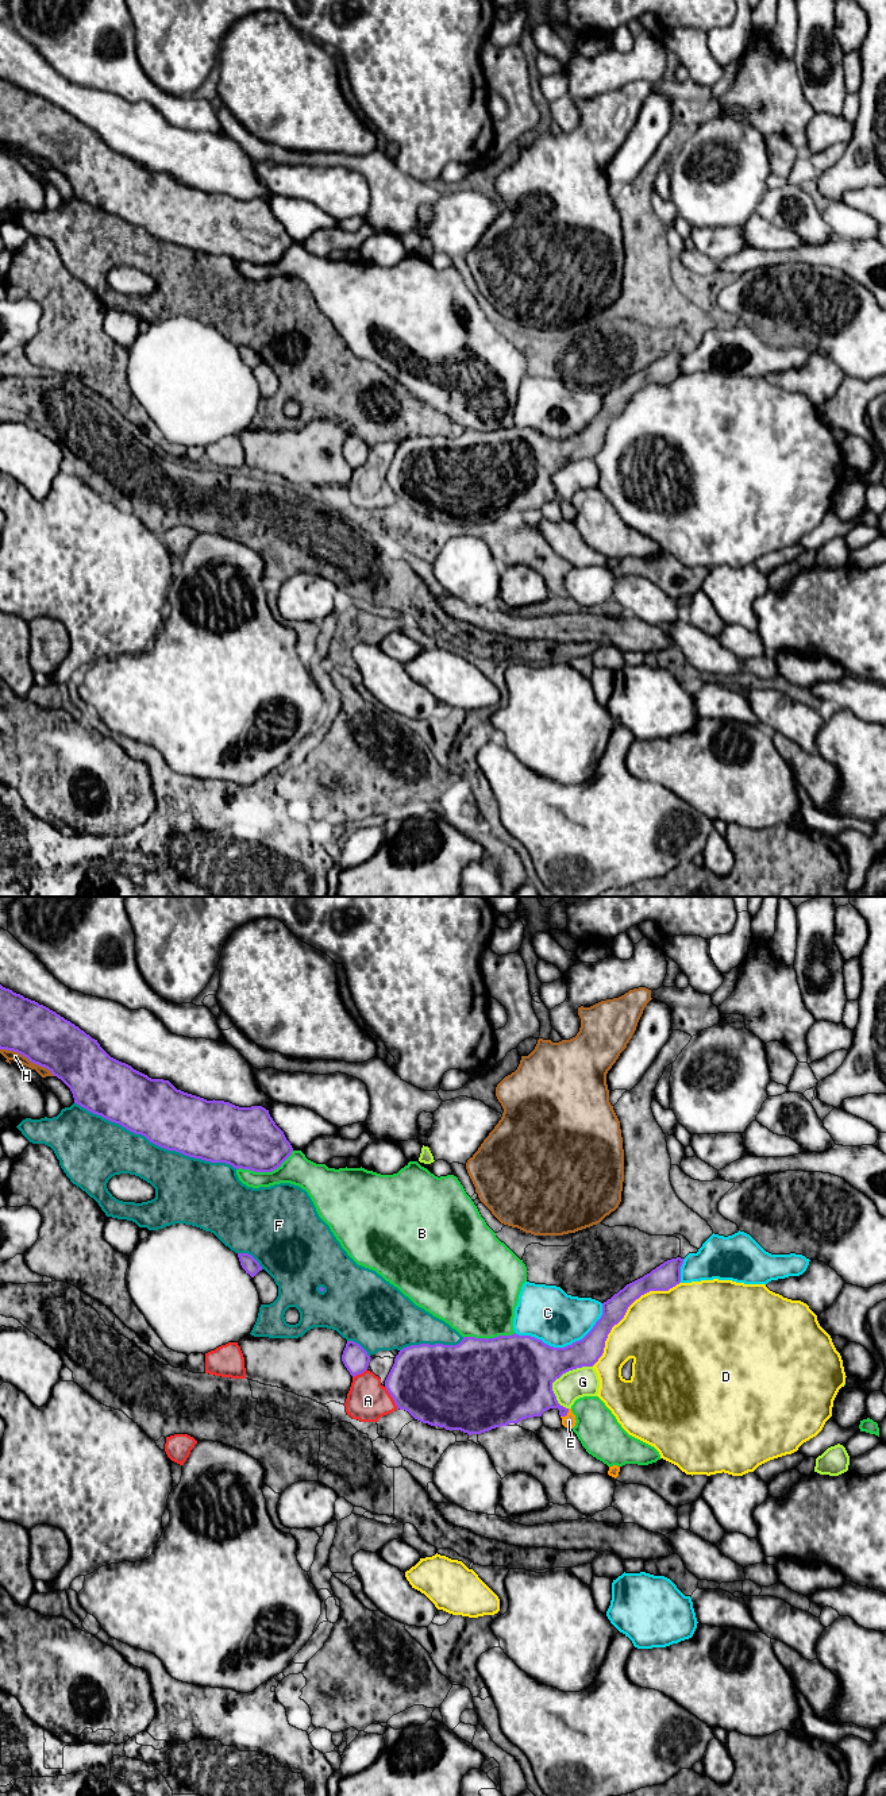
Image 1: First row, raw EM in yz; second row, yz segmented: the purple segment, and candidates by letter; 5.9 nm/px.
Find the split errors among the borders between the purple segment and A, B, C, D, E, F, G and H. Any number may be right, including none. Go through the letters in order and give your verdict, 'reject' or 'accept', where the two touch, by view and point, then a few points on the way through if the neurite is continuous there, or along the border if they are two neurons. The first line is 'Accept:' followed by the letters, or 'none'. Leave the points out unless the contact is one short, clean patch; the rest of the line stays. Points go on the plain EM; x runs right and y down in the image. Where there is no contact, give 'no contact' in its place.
Accept: E
A: reject; meets purple in yz at (391, 488)
B: reject; meets purple in yz at (265, 263)
C: reject; meets purple in yz at (565, 439)
D: reject; meets purple in yz at (626, 404)
E: accept; meets purple in yz at (566, 507); runs through yz (530, 486), (547, 492), (566, 507), (569, 513)
F: reject; meets purple in yz at (155, 236)
G: reject; meets purple in yz at (561, 467)
H: reject; meets purple in yz at (27, 150)

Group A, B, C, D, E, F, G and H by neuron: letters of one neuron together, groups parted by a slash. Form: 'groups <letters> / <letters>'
groups A / B / C / D / E / F / G / H

